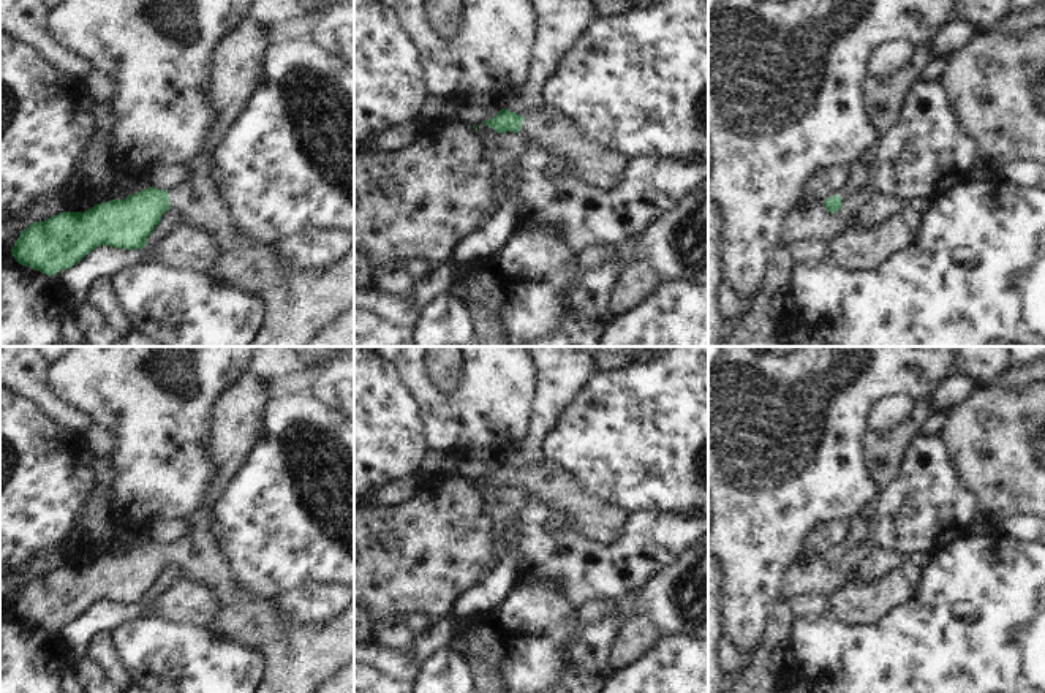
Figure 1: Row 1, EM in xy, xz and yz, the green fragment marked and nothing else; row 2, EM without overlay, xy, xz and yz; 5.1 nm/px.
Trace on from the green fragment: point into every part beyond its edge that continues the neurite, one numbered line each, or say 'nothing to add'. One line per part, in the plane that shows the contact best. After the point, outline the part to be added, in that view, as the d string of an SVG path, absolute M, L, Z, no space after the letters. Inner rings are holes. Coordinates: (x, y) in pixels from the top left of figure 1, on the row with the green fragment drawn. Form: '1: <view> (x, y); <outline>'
1: xy (316, 307); M248 11L217 44L207 100L218 119L201 153L188 163L188 177L168 191L169 206L179 220L206 229L215 240L218 256L207 275L262 302L266 315L250 346L354 346L354 245L330 269L289 274L280 266L272 245L253 245L250 237L234 228L226 203L210 177L210 155L259 84L262 59L270 44L267 25L256 22Z

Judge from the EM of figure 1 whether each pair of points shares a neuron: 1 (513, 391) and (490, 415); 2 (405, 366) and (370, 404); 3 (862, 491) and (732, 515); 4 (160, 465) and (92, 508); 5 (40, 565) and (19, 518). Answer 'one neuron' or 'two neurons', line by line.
1: one neuron
2: two neurons
3: one neuron
4: two neurons
5: two neurons

